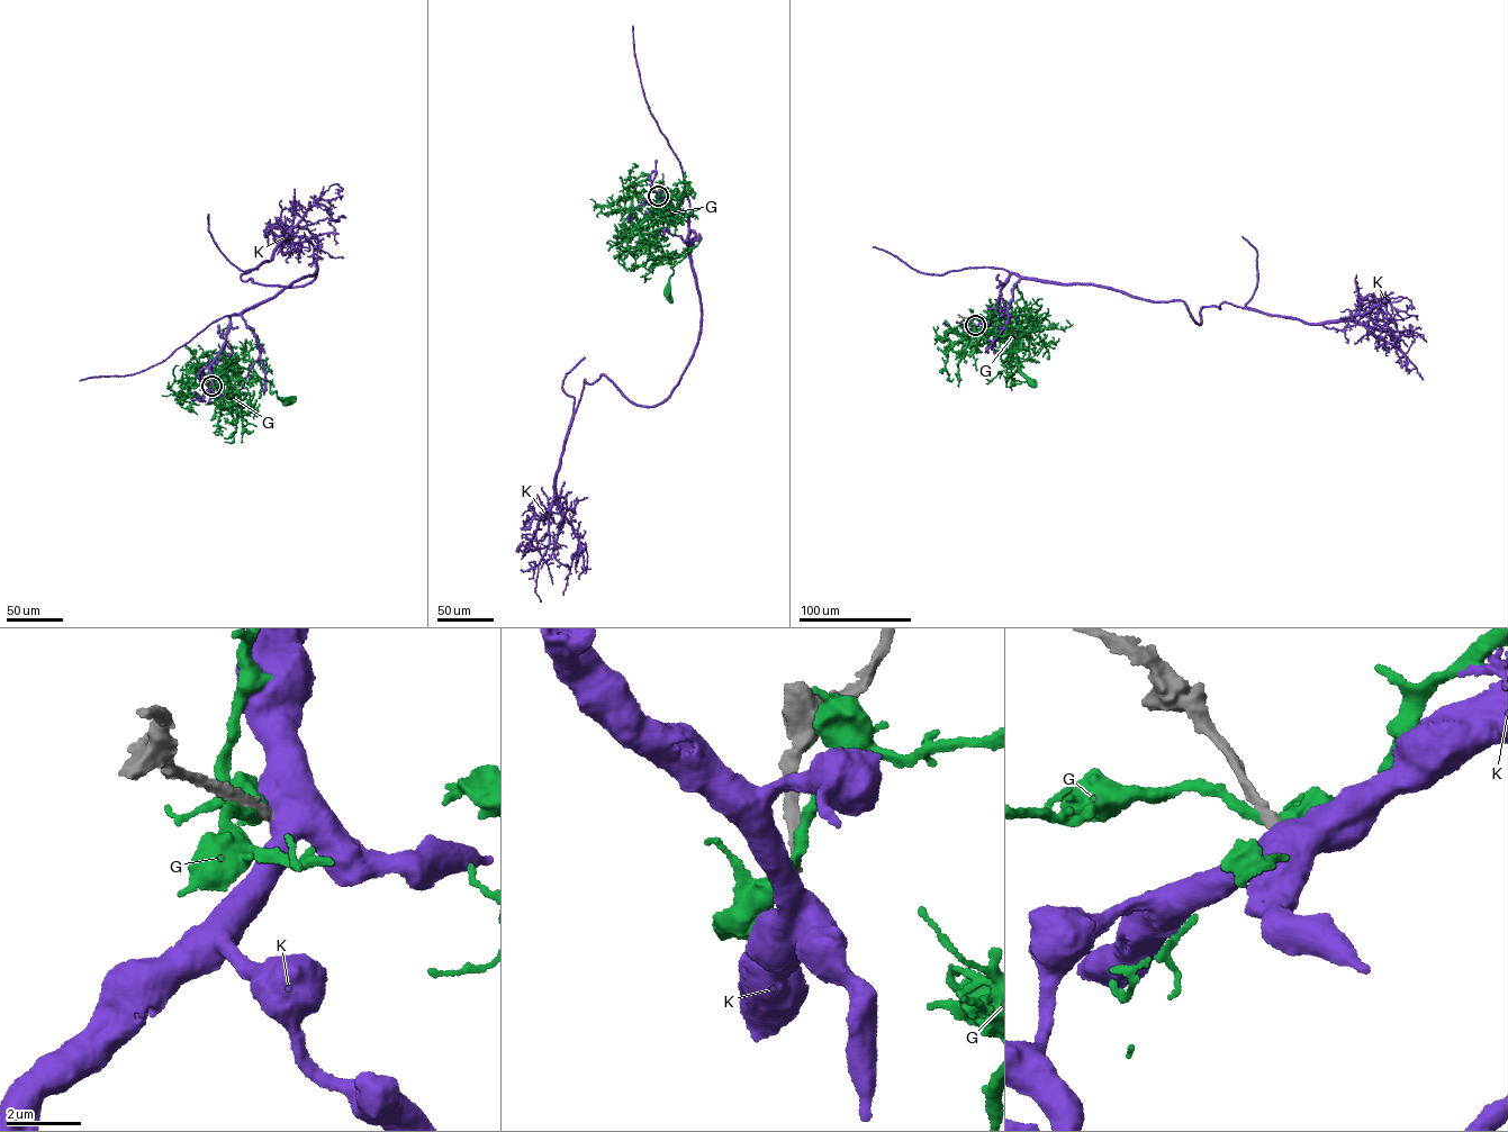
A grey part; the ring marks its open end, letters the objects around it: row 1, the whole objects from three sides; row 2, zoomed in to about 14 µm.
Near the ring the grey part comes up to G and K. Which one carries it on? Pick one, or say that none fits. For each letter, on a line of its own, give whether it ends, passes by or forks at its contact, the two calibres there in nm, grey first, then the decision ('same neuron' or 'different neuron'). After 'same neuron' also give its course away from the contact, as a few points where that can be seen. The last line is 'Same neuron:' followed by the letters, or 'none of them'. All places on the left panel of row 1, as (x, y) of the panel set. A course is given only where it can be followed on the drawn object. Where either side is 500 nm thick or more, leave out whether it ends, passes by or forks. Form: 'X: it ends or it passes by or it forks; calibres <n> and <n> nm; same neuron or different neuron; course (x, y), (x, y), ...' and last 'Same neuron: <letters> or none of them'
G: it passes by; calibres 320 and 400 nm; different neuron
K: calibres 280 and 500 nm; different neuron
Same neuron: none of them

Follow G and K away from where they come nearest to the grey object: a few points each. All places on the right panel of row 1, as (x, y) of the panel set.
G: (975, 325), (984, 318), (1001, 318), (1016, 334), (1020, 325), (1022, 349), (1016, 363), (1031, 382)
K: (975, 325), (1011, 273), (1182, 301), (1199, 324), (1225, 302), (1314, 324), (1383, 305), (1426, 342)

